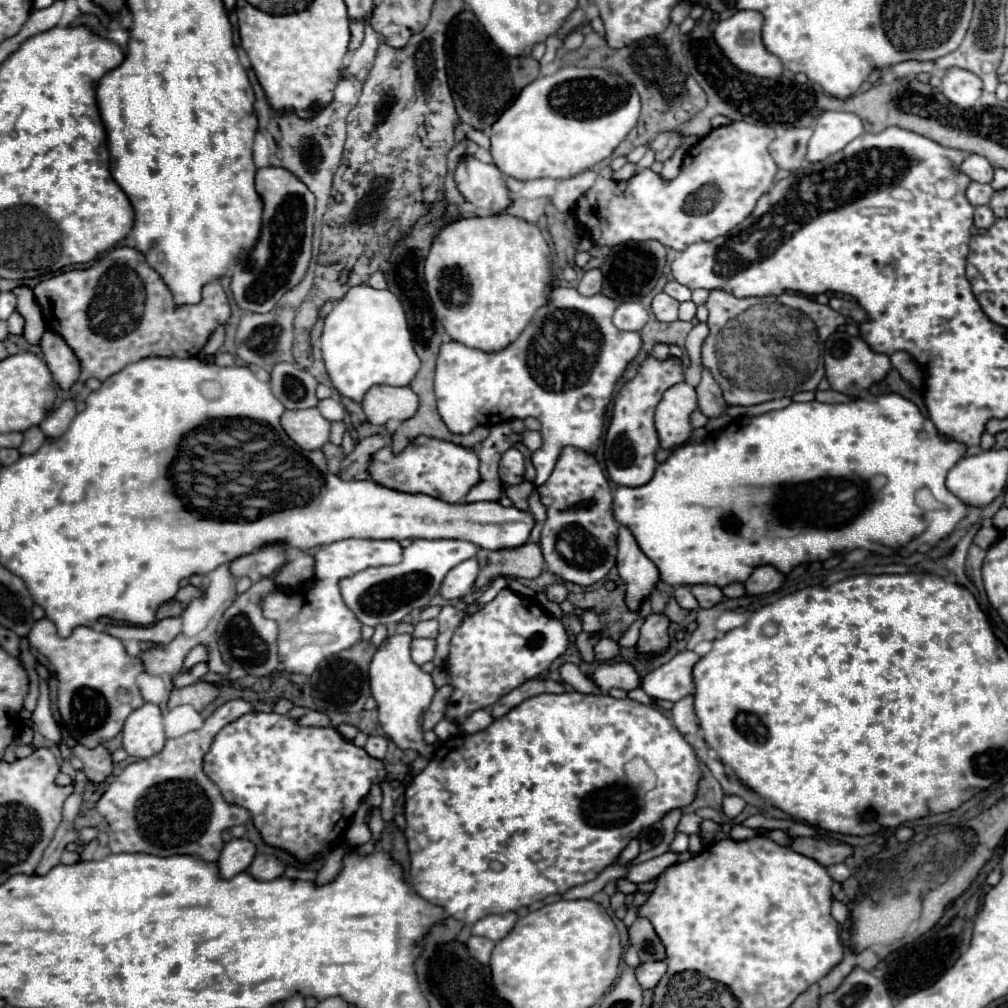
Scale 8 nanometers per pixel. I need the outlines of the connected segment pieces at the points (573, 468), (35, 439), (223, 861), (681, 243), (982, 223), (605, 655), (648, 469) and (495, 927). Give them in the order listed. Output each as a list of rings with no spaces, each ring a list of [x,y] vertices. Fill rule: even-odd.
[[[566,446],[562,450],[562,454],[558,456],[558,462],[550,474],[550,478],[542,484],[536,486],[536,492],[540,494],[540,502],[546,506],[546,522],[542,528],[542,554],[544,554],[544,562],[550,574],[554,574],[558,580],[562,582],[574,582],[580,586],[590,586],[596,584],[598,580],[602,580],[610,568],[616,564],[616,536],[618,536],[618,522],[614,520],[612,514],[612,490],[610,484],[600,468],[600,464],[596,462],[594,454],[578,450],[578,448],[570,448]],[[586,502],[590,502],[590,506],[584,506]],[[570,526],[580,526],[584,532],[588,532],[594,542],[596,542],[596,556],[590,558],[588,562],[592,564],[580,564],[574,566],[570,564],[556,548],[558,544],[558,536],[562,530],[570,528]]]
[[[32,426],[30,430],[24,432],[24,442],[22,442],[22,446],[18,450],[22,454],[34,454],[42,446],[42,442],[46,442],[46,436],[40,432],[38,426]]]
[[[240,838],[240,840],[230,840],[228,844],[224,844],[222,852],[220,852],[220,858],[218,858],[218,870],[220,870],[220,878],[228,880],[228,878],[234,878],[236,874],[244,872],[252,858],[254,858],[254,844]]]
[[[748,122],[714,128],[686,152],[678,178],[668,184],[648,168],[630,180],[616,182],[610,178],[612,170],[604,166],[596,184],[578,198],[570,216],[574,222],[578,218],[600,246],[656,238],[668,248],[686,250],[694,242],[714,240],[748,218],[758,198],[770,192],[778,170],[768,152],[768,144],[774,138],[776,134],[770,126]]]
[[[978,206],[976,208],[976,212],[974,212],[974,224],[982,230],[988,230],[992,224],[994,224],[994,214],[992,214],[992,210],[988,208],[988,206]]]
[[[600,636],[600,640],[594,646],[594,654],[596,654],[598,662],[606,662],[606,660],[612,660],[620,654],[620,646],[616,640],[612,640],[608,636]]]
[[[648,354],[646,360],[638,366],[636,376],[620,388],[620,392],[614,400],[612,422],[606,430],[606,440],[604,440],[606,468],[608,468],[608,476],[612,478],[614,484],[642,486],[652,478],[652,474],[656,470],[654,454],[658,448],[654,410],[656,410],[658,402],[662,400],[662,394],[678,382],[684,382],[684,364],[680,358],[668,356],[666,360],[658,360],[656,356]]]
[[[516,912],[486,916],[486,918],[478,920],[478,922],[472,926],[472,934],[474,934],[474,936],[484,936],[484,938],[490,938],[490,940],[498,942],[498,940],[502,940],[502,938],[512,930],[516,918],[518,918]]]

